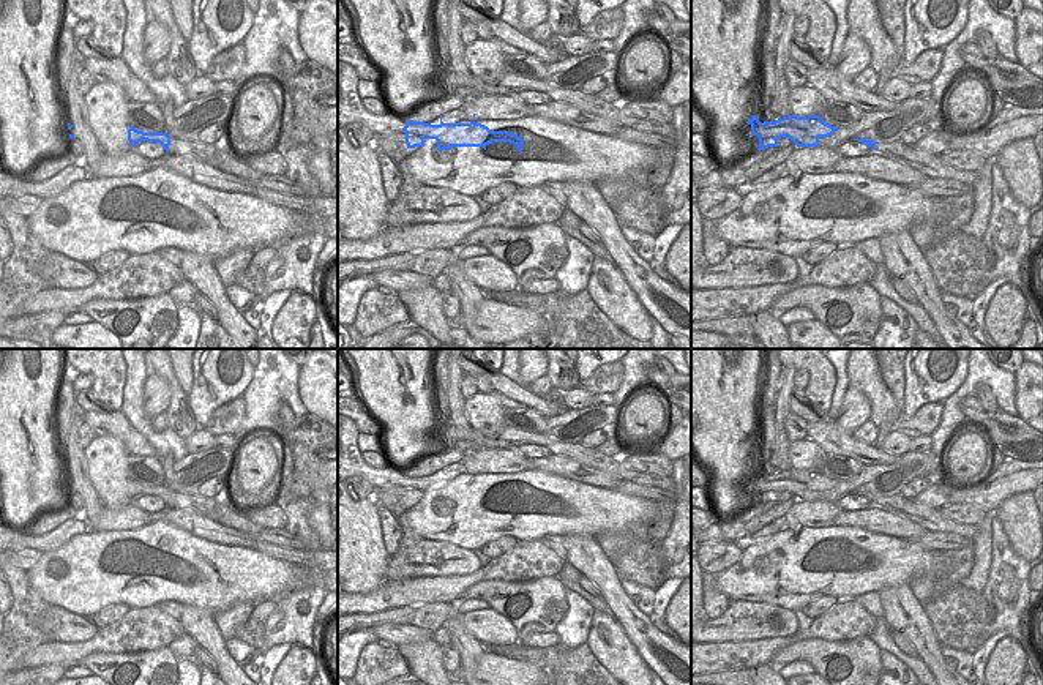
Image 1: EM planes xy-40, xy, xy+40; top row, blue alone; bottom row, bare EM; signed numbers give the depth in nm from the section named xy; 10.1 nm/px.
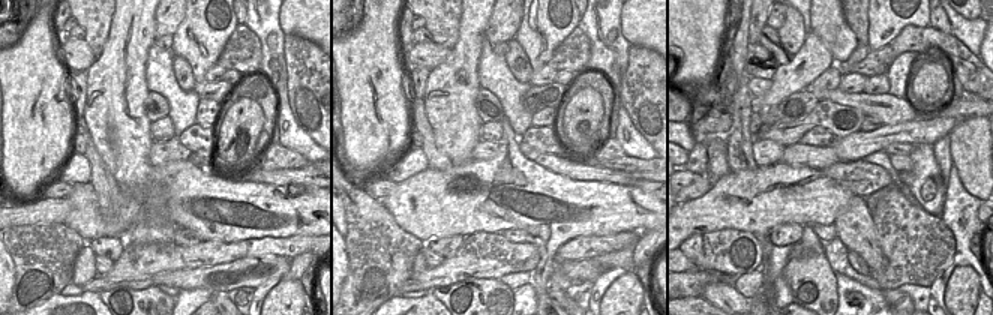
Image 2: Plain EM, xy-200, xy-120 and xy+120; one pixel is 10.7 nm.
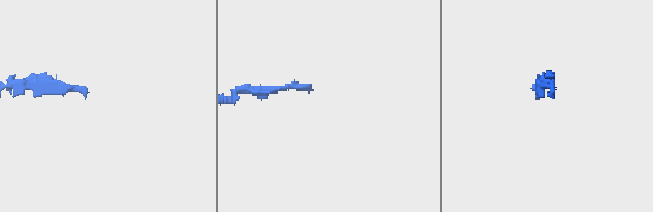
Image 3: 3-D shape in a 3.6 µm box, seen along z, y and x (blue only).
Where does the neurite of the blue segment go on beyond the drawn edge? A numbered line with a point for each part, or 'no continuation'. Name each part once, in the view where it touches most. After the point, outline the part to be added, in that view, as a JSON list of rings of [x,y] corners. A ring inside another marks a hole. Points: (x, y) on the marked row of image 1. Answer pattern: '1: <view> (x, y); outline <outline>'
no continuation

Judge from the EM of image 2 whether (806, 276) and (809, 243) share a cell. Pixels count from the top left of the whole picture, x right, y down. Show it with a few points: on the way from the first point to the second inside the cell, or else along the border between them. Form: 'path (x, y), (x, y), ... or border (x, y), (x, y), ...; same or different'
path (813, 269), (813, 251); same

